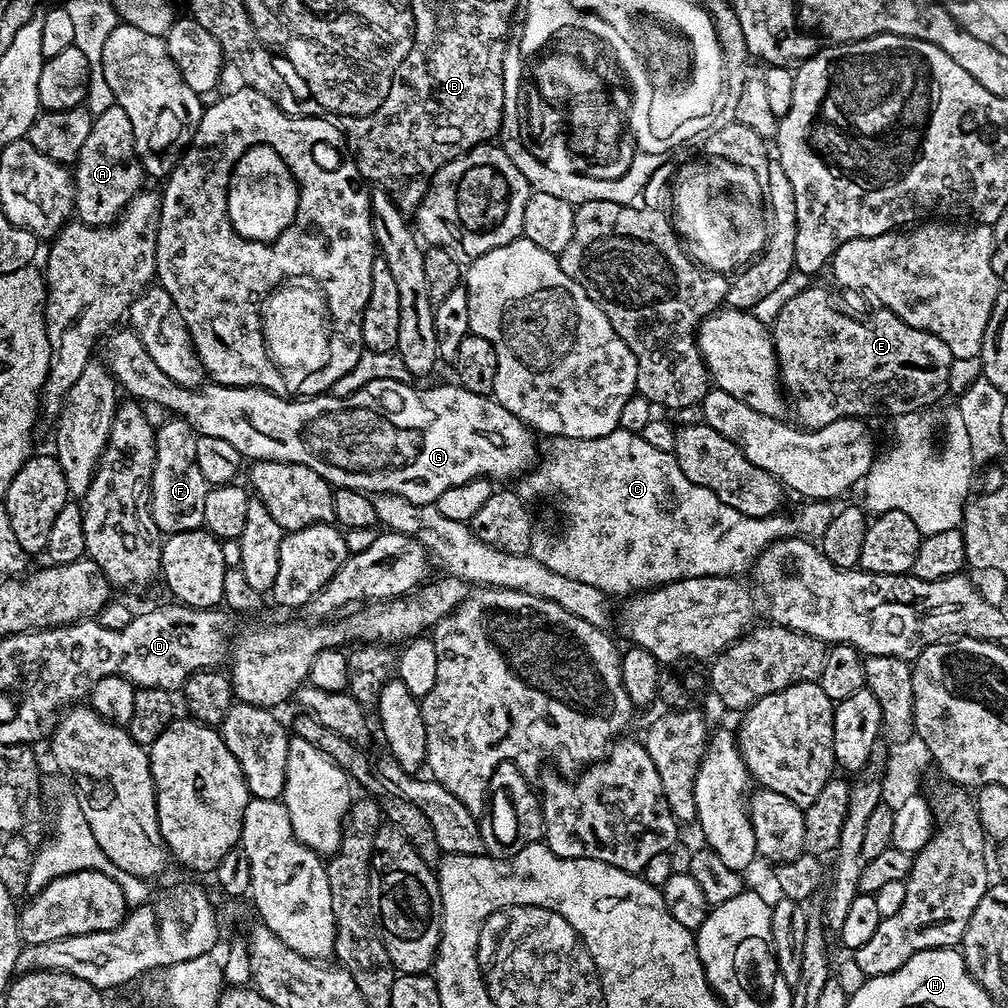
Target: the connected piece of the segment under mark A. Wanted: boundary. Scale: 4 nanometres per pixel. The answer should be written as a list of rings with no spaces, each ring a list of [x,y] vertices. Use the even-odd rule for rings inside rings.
[[[116,103],[93,116],[86,146],[78,154],[74,165],[74,187],[76,189],[75,215],[81,224],[103,226],[120,217],[120,211],[145,187],[146,173],[136,155],[134,126],[126,118],[126,110]]]

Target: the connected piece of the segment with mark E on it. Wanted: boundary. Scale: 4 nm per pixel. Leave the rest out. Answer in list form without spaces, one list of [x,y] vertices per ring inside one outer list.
[[[809,286],[803,288],[798,294],[794,294],[794,298],[790,298],[790,302],[786,302],[786,306],[782,306],[782,310],[776,315],[775,320],[771,321],[770,331],[772,334],[772,344],[776,348],[776,361],[780,364],[780,379],[783,387],[786,389],[787,395],[791,397],[790,404],[796,407],[796,416],[801,425],[805,429],[811,430],[821,428],[830,422],[840,420],[844,416],[853,418],[869,418],[868,416],[888,416],[895,418],[903,416],[909,411],[910,406],[924,406],[920,404],[932,404],[935,400],[940,400],[944,396],[944,392],[949,391],[948,379],[950,378],[950,366],[953,357],[950,354],[950,346],[946,346],[946,342],[942,342],[942,338],[938,338],[929,332],[923,332],[917,328],[904,324],[902,318],[898,318],[887,310],[876,310],[869,320],[855,320],[852,316],[843,316],[834,305],[828,301],[828,296],[820,288]]]

